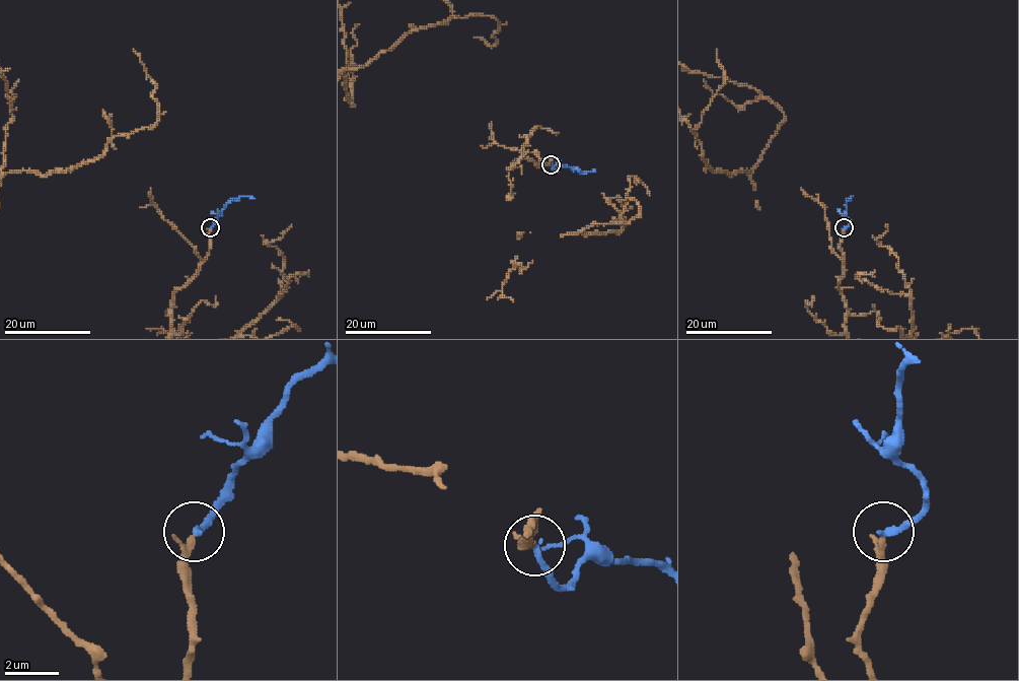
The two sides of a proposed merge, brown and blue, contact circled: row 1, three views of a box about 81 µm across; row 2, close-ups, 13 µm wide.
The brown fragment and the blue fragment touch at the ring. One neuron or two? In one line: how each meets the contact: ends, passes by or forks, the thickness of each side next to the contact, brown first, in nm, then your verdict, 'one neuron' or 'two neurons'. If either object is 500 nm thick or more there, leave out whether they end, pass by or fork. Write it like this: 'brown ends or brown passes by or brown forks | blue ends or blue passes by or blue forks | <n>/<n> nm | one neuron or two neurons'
brown ends | blue ends | 280/240 nm | one neuron

